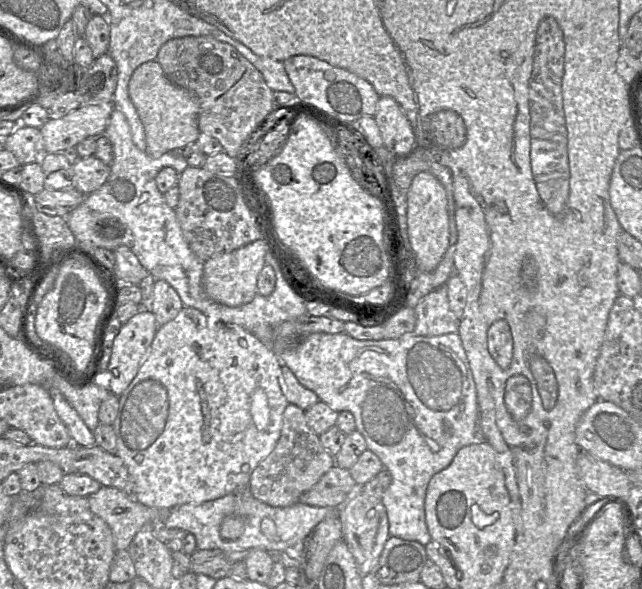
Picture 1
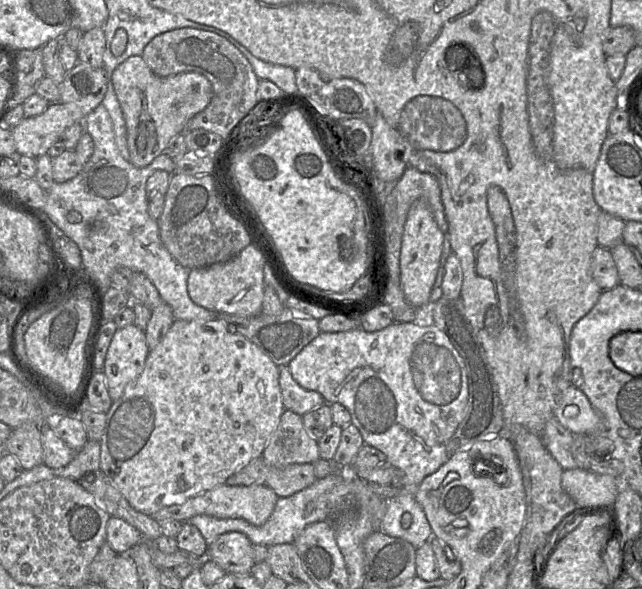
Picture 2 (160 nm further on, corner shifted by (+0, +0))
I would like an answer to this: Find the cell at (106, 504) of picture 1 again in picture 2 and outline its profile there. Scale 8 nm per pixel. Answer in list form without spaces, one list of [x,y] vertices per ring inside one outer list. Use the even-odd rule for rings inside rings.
[[[225,483],[191,497],[183,504],[164,507],[155,512],[152,518],[156,521],[173,519],[186,522],[194,516],[207,515],[220,519],[240,518],[254,526],[262,526],[273,513],[277,500],[276,493],[264,485],[230,486]]]

